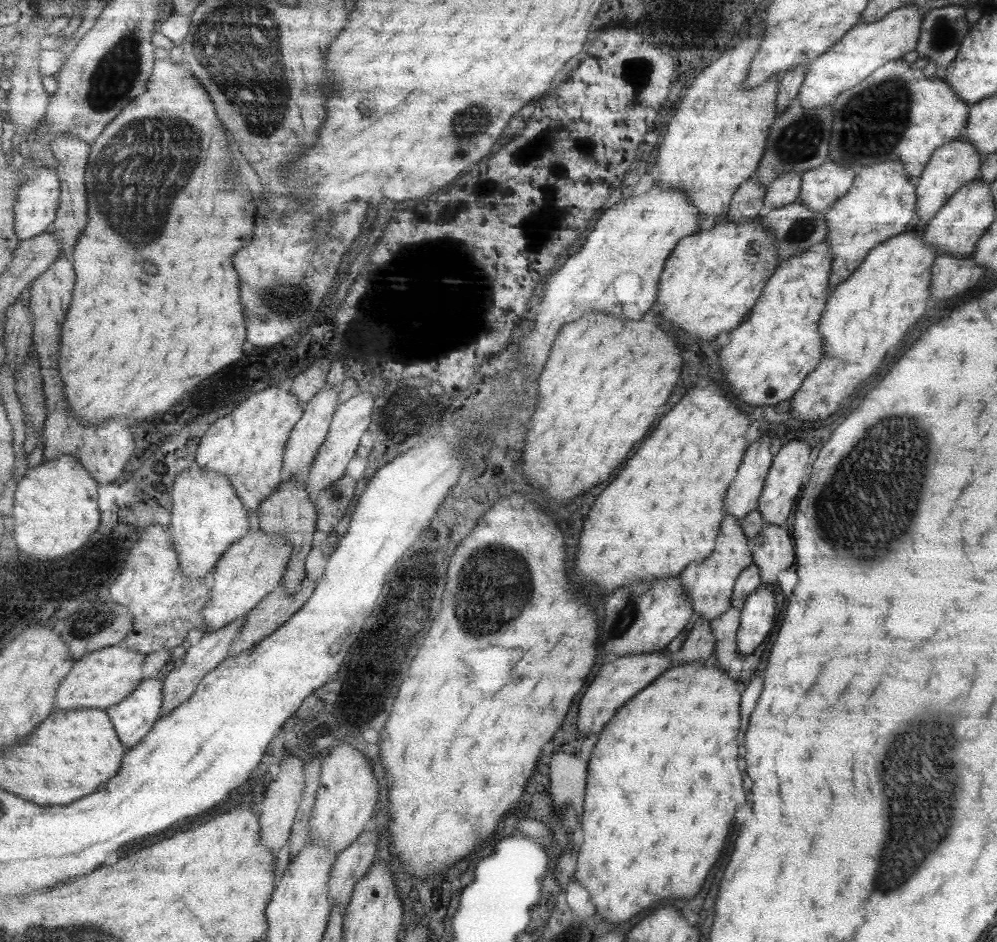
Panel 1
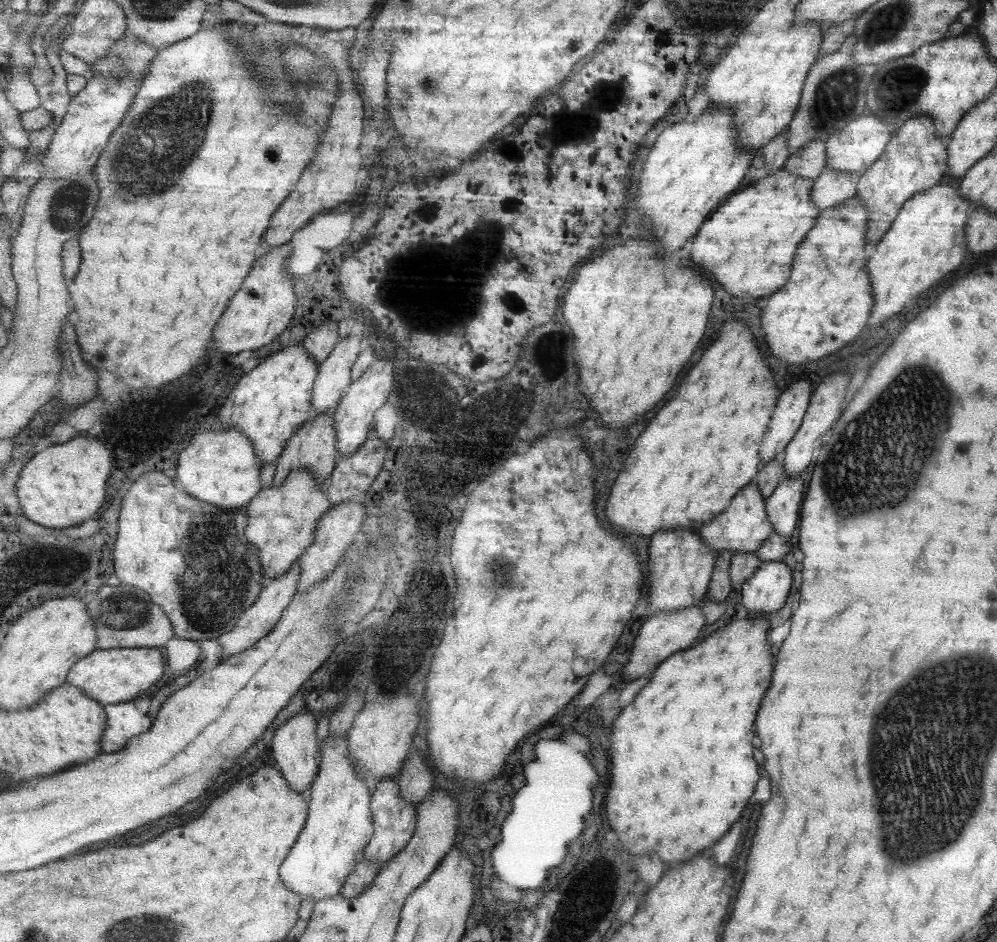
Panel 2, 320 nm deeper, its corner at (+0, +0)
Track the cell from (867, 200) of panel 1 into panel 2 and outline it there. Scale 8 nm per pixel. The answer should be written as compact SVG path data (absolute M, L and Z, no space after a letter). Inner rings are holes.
M923 115L908 118L899 129L894 130L884 152L857 176L856 197L868 210L870 244L875 245L888 232L908 198L936 186L941 176L947 174L947 143L945 138L936 134L936 127L929 117Z

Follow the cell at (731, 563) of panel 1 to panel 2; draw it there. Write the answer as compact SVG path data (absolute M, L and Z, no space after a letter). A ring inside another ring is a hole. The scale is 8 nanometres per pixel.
M745 485L743 489L729 501L727 508L716 514L711 521L705 523L697 530L702 541L714 550L714 554L721 554L724 550L732 554L754 552L762 543L771 536L772 523L769 522L768 513L765 510L765 499L760 494L757 485Z

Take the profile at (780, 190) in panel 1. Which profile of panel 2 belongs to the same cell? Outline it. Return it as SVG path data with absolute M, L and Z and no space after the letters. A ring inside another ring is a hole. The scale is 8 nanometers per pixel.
M817 139L793 150L784 162L783 169L791 174L815 180L825 166L825 143L821 139Z

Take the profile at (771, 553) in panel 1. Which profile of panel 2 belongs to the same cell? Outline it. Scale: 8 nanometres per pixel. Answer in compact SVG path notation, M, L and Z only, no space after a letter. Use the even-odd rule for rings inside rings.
M795 475L784 477L765 499L765 510L769 522L772 523L772 533L789 538L799 522L801 496L803 496L803 478Z

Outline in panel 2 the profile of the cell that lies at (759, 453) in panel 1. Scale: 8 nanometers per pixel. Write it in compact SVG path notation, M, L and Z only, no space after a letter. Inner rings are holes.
M795 380L783 390L781 402L777 402L777 410L773 410L773 422L769 422L769 434L765 434L765 442L761 442L763 463L783 454L784 448L800 428L809 401L807 380Z

